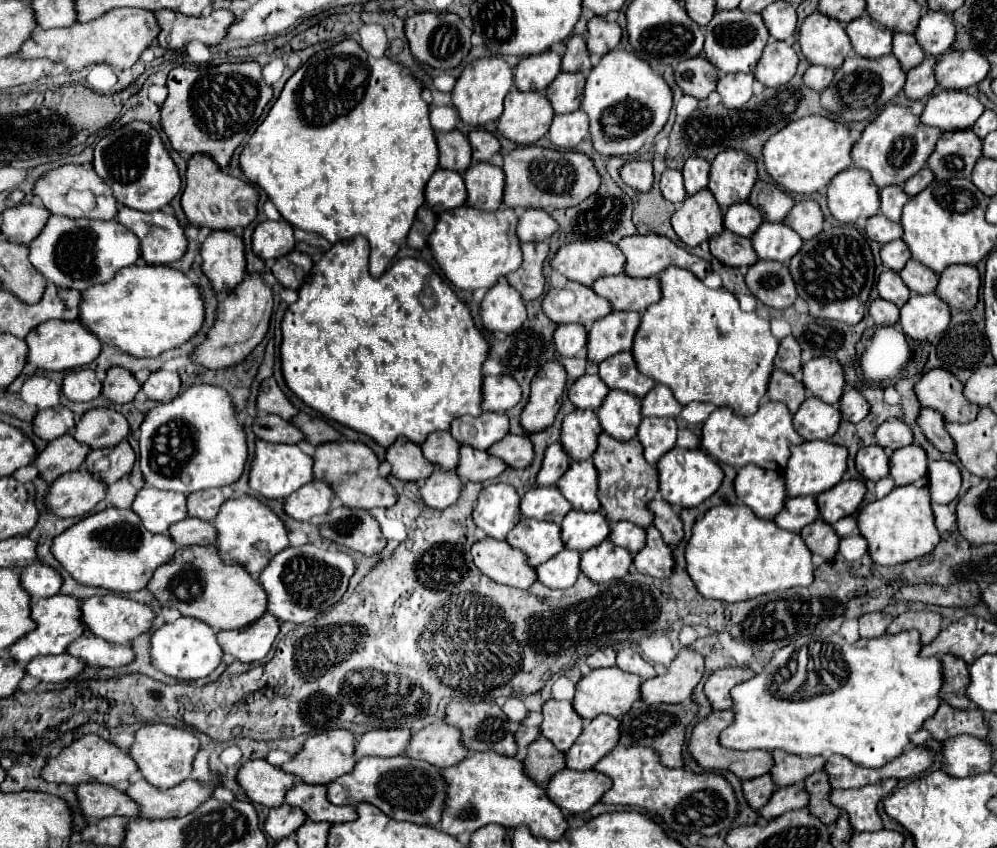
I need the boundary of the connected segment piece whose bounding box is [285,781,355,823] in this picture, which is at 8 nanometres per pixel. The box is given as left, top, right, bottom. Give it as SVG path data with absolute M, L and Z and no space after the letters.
M299 781L287 791L285 803L301 807L311 821L347 823L355 819L355 807L335 807L331 801L327 801L325 785L307 785Z

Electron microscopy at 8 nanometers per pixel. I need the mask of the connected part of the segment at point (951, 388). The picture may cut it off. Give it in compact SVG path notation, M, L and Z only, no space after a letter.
M945 369L927 371L917 381L915 395L923 407L939 411L945 421L969 423L979 411L977 405L963 397L963 383L959 383L959 379Z

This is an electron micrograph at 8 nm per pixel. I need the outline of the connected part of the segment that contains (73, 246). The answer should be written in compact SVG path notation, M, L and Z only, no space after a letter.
M51 215L43 233L29 245L29 261L51 283L67 289L85 291L95 283L109 281L119 269L139 259L139 239L117 221L67 219Z

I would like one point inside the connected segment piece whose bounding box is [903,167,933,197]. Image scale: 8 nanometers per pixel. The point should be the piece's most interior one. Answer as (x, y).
(919, 181)

